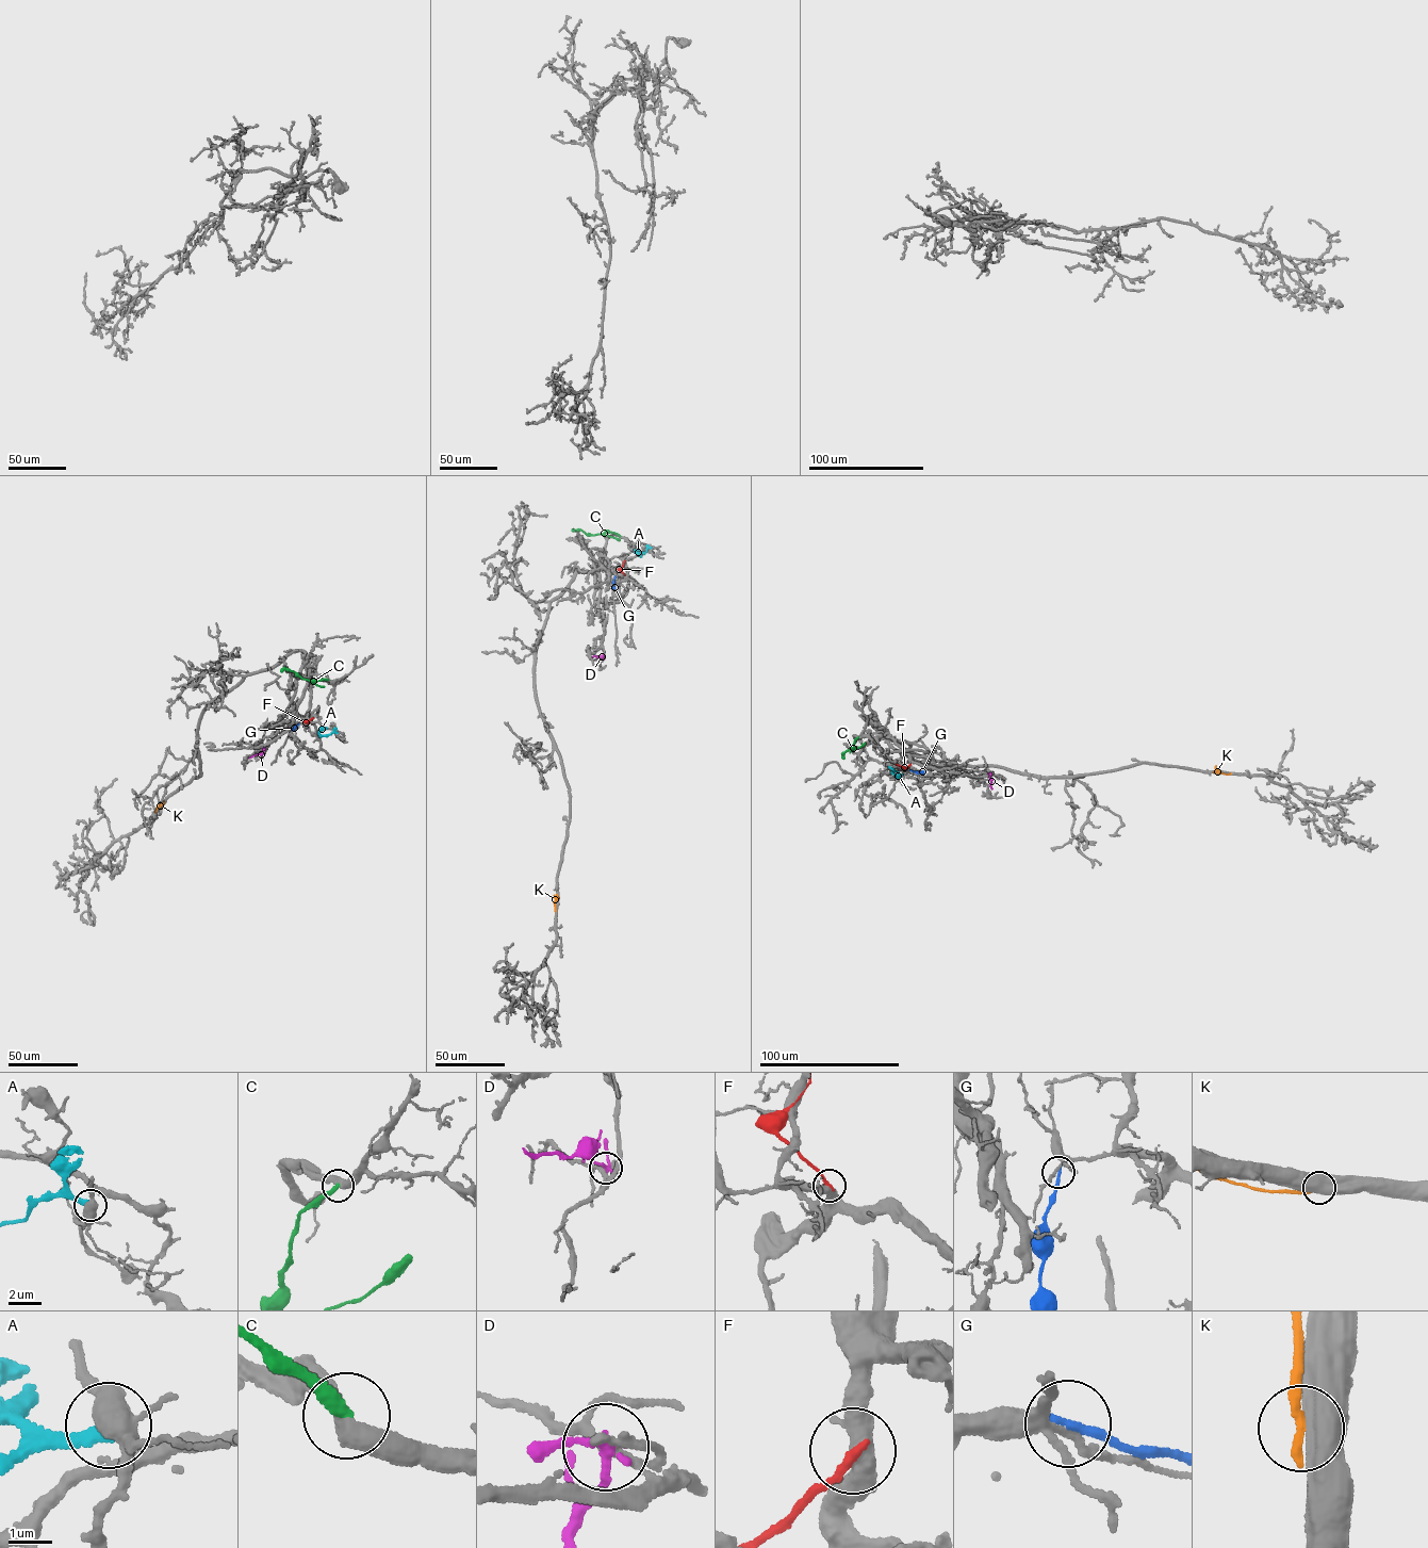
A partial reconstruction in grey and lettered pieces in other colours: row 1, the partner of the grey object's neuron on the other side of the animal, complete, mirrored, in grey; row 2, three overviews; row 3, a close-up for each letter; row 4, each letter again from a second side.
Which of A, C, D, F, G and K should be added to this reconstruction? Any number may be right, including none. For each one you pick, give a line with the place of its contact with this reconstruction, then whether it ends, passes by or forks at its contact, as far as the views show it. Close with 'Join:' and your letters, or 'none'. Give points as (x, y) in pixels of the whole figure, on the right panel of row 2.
Join: none

